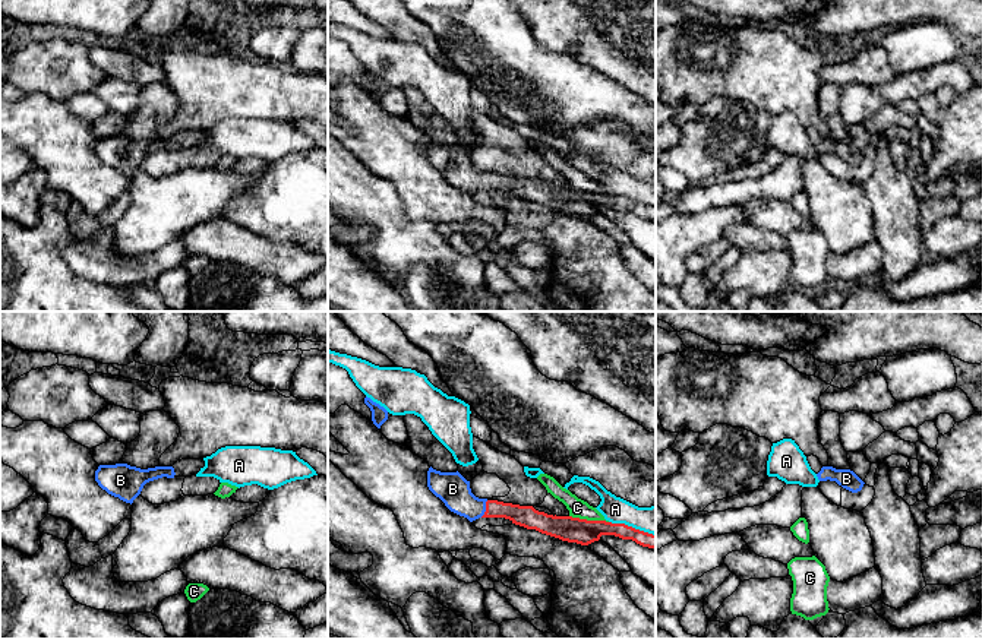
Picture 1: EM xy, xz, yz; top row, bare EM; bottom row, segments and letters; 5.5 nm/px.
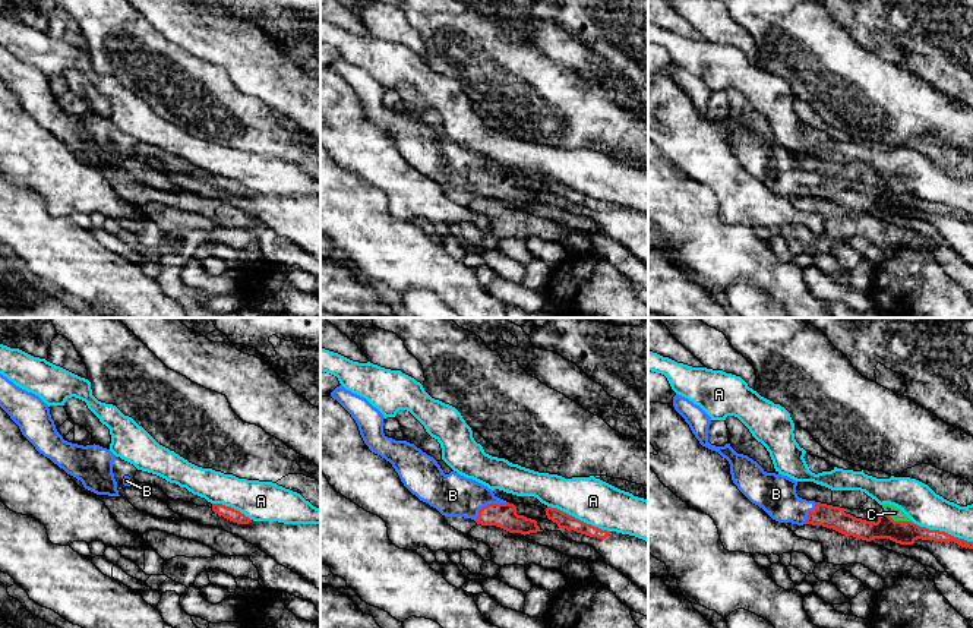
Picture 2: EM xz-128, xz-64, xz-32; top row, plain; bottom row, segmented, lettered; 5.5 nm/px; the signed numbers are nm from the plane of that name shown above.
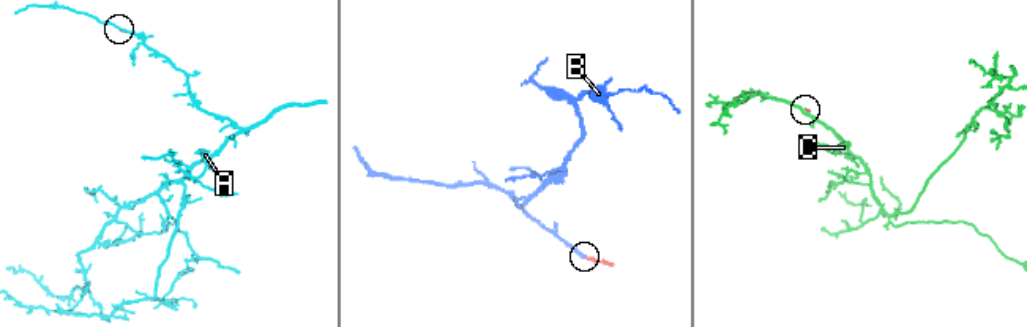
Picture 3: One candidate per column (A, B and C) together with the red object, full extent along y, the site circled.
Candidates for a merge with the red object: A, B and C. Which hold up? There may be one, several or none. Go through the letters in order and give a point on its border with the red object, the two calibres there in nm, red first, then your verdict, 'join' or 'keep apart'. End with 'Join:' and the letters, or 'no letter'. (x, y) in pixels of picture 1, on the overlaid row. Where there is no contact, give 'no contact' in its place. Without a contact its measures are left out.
A: xz (631, 527) | 130/150 nm | keep apart
B: xz (486, 509) | 120/180 nm | join
C: xz (589, 521) | 140/100 nm | keep apart
Join: B

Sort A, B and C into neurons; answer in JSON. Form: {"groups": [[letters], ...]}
{"groups": [["A"], ["B"], ["C"]]}

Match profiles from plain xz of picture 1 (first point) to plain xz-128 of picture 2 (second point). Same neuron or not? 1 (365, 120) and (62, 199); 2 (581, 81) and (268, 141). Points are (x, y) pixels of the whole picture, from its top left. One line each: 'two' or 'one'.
1: one
2: one

